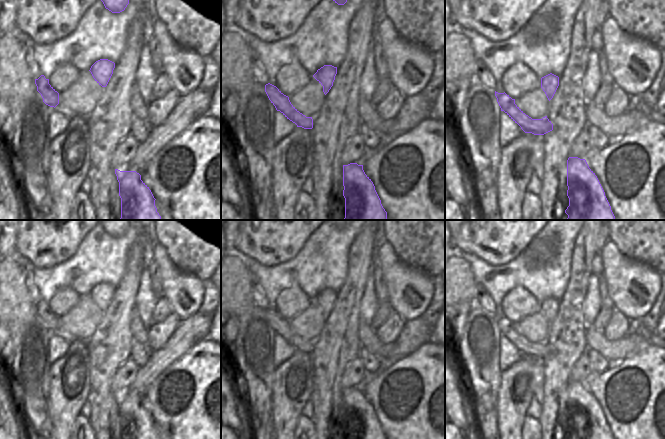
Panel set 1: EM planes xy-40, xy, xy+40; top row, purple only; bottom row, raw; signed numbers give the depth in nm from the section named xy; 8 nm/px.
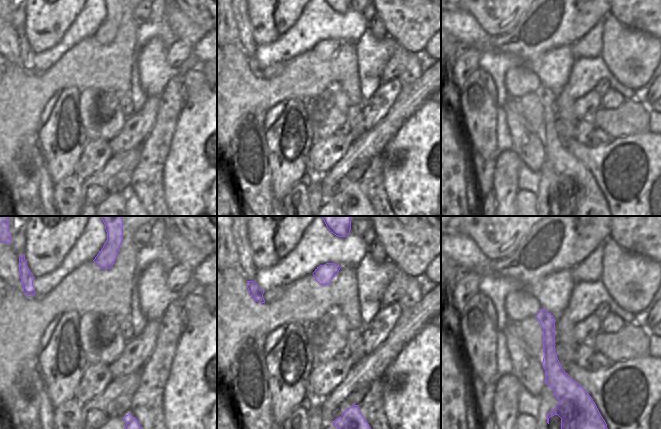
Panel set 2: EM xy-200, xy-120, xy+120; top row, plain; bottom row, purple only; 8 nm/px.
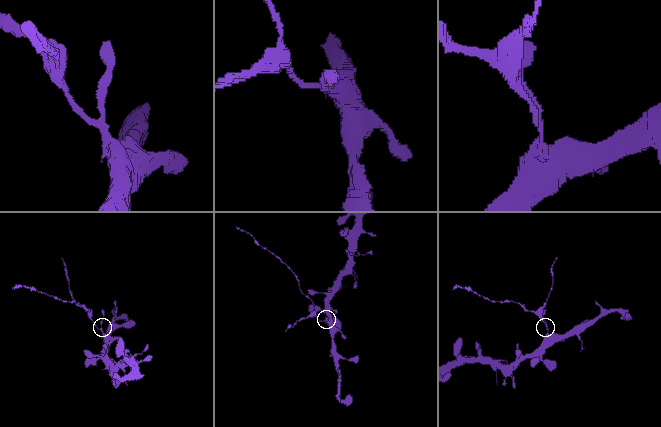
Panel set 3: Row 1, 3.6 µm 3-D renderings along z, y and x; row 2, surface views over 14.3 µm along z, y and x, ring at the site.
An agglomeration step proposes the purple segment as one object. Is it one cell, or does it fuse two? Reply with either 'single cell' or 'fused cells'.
fused cells

